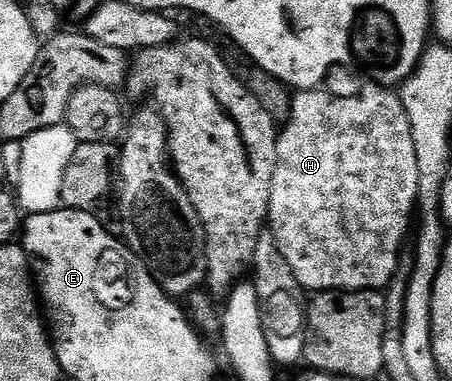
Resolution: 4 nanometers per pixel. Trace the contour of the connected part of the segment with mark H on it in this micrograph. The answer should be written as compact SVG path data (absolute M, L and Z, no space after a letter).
M340 67L334 70L322 85L296 92L292 96L291 113L279 129L277 167L273 171L273 187L269 195L267 219L269 231L274 235L277 247L281 247L281 255L285 255L285 263L293 267L293 275L297 275L297 283L301 283L305 291L386 290L387 284L395 278L395 268L399 265L399 254L404 248L403 240L407 237L407 228L410 225L412 228L413 218L417 213L418 199L419 172L417 147L413 147L413 127L409 123L409 115L403 106L402 96L394 88L380 85L378 80L356 75Z

